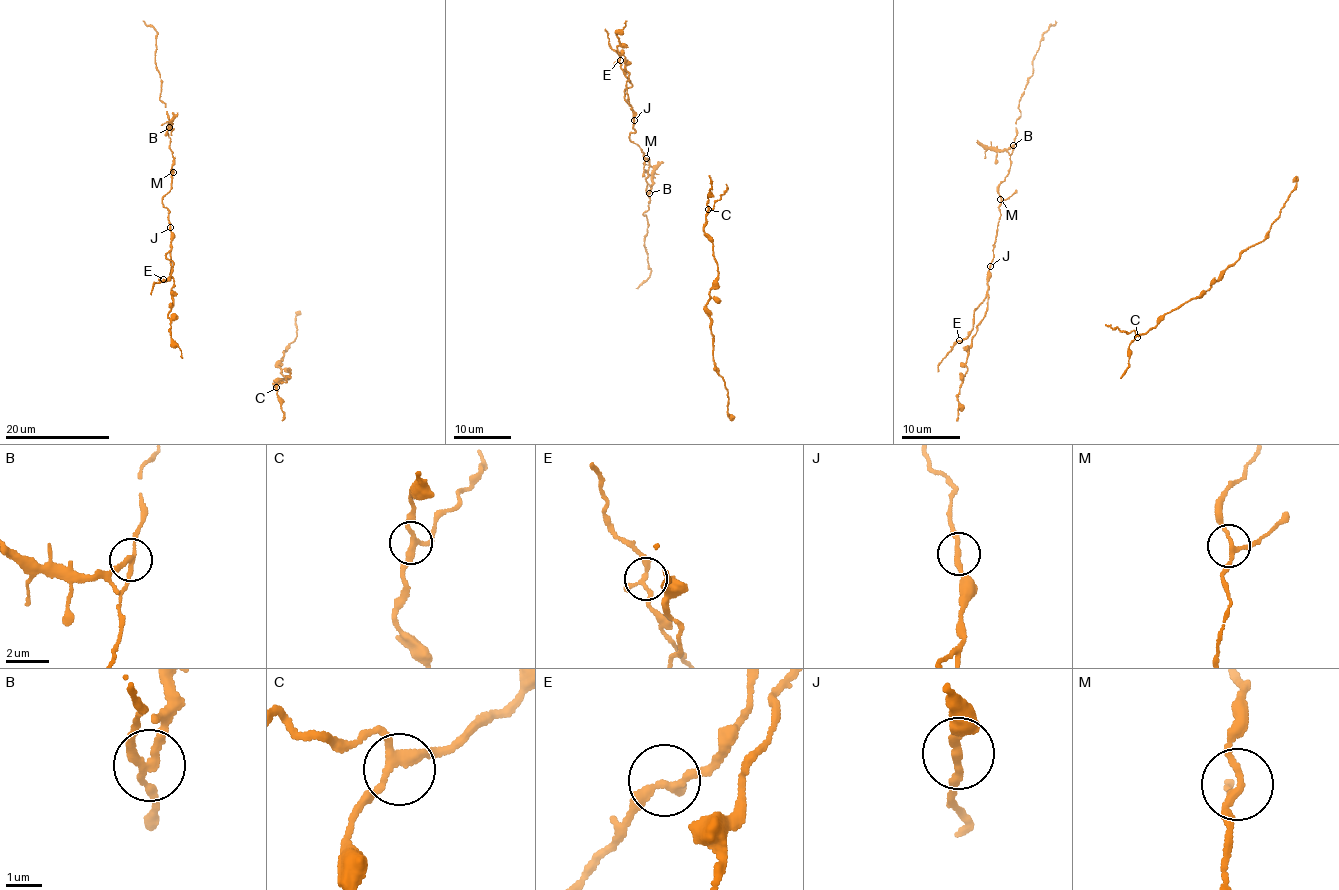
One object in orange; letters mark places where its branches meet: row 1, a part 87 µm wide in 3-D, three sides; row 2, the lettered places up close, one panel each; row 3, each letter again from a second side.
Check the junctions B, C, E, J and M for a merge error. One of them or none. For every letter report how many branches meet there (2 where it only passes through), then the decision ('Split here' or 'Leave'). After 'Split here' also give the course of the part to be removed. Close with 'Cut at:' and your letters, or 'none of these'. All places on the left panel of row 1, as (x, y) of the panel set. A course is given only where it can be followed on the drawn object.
B: Branches: 3. Split here. Course of the part to remove: (169, 127), (172, 129), (171, 125), (178, 112)
C: Branches: 3. Leave
E: Branches: 3. Leave
J: Branches: 2. Leave
M: Branches: 3. Leave
Cut at: B

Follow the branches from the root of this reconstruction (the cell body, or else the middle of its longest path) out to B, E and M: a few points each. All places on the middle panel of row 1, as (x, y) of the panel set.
B: (630, 75), (627, 99), (634, 122), (629, 138), (648, 163), (645, 180), (649, 192)
E: (630, 75), (628, 80), (620, 60)
M: (630, 75), (626, 84), (627, 99), (634, 122), (634, 131), (629, 138), (646, 158)

